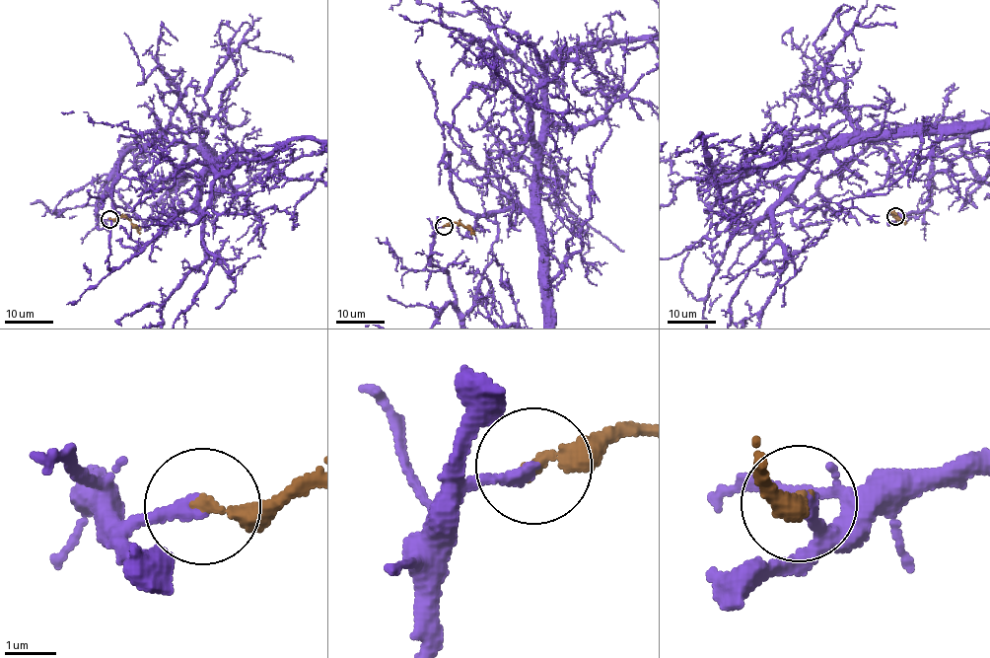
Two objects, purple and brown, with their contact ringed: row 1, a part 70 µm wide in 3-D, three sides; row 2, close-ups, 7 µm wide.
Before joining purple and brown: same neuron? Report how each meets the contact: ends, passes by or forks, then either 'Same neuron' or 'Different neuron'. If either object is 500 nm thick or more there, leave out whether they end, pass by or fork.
At the ring purple ends. At the ring brown ends. Same neuron

